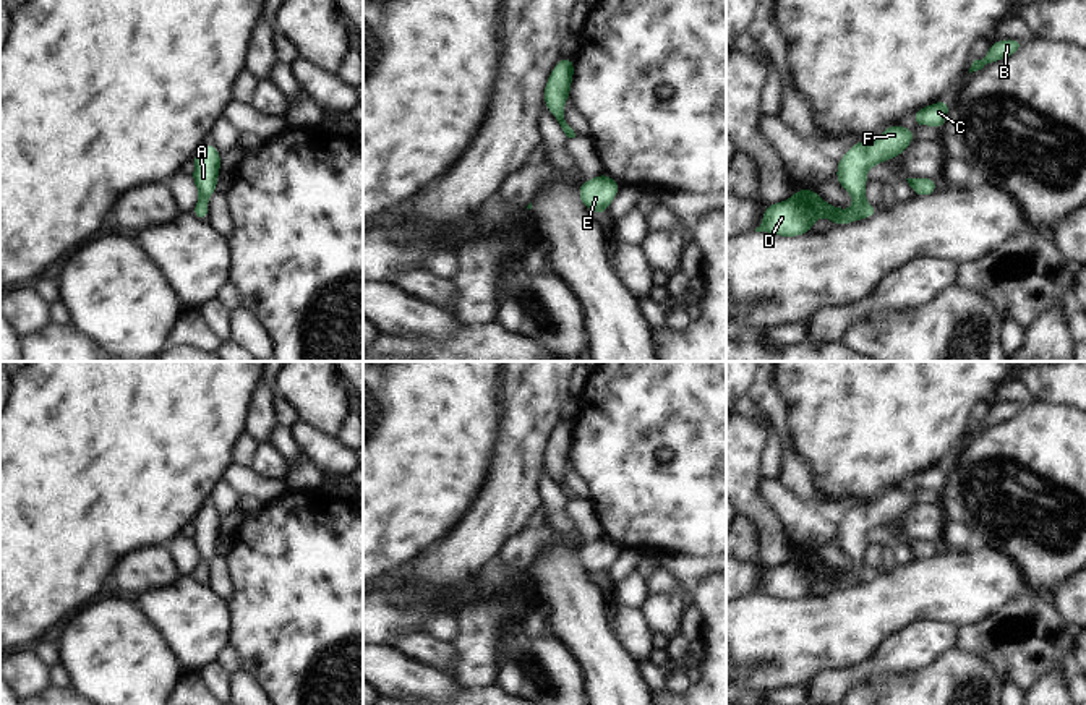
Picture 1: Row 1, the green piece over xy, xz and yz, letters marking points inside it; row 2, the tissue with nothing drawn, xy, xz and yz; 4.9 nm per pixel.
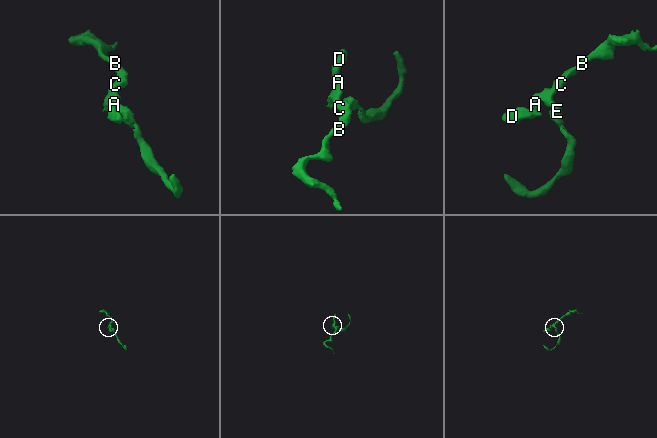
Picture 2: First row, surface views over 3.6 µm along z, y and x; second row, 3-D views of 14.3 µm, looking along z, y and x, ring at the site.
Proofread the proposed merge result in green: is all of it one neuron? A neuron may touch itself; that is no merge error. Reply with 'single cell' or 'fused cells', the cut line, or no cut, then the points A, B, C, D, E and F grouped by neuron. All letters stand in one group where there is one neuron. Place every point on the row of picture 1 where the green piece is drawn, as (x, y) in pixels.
single cell; cut none; groups A B C D E F

